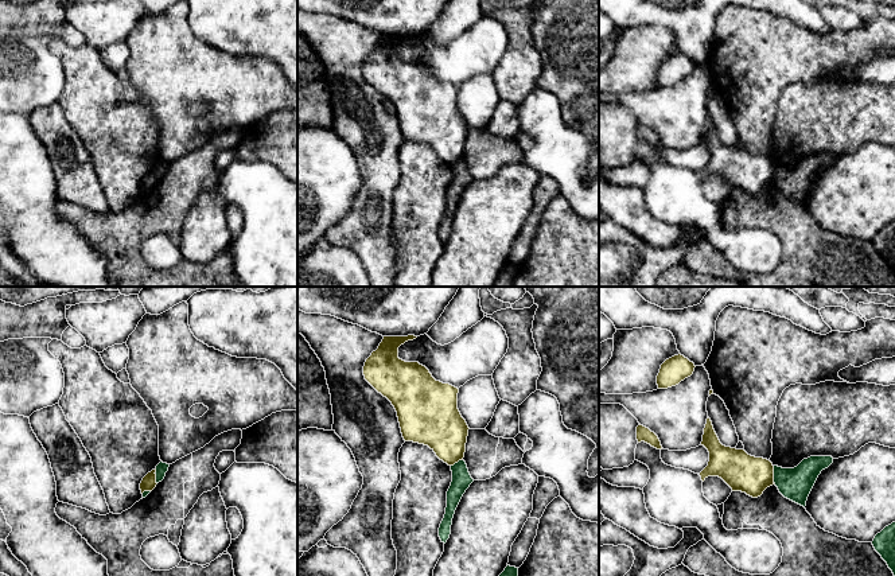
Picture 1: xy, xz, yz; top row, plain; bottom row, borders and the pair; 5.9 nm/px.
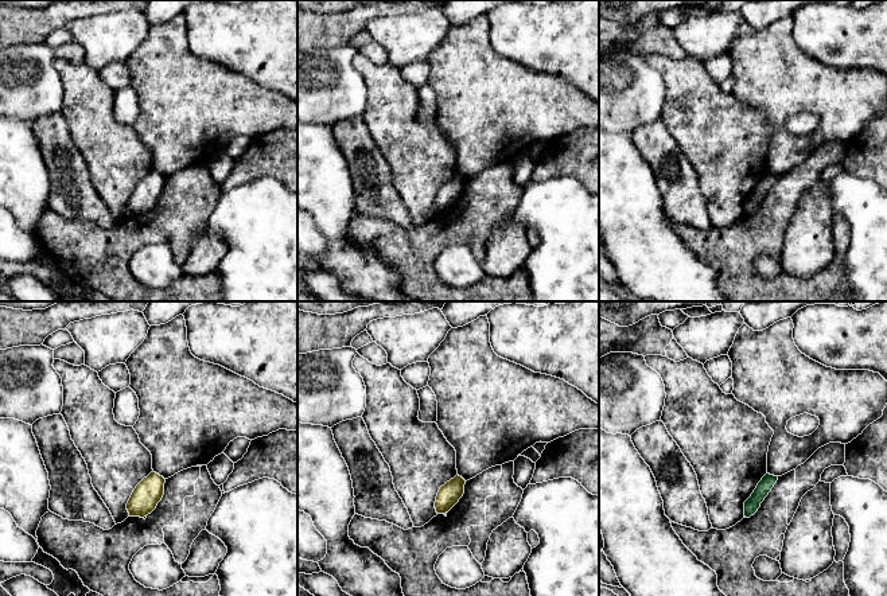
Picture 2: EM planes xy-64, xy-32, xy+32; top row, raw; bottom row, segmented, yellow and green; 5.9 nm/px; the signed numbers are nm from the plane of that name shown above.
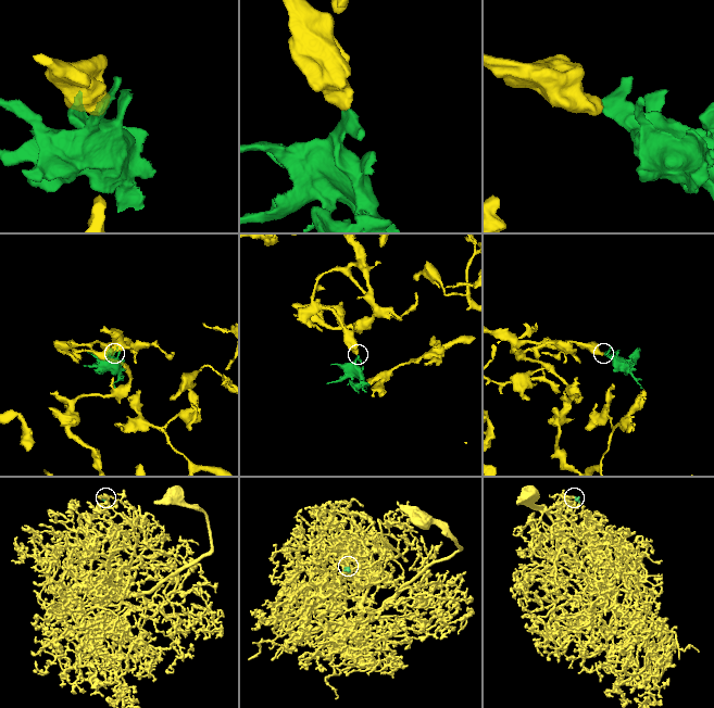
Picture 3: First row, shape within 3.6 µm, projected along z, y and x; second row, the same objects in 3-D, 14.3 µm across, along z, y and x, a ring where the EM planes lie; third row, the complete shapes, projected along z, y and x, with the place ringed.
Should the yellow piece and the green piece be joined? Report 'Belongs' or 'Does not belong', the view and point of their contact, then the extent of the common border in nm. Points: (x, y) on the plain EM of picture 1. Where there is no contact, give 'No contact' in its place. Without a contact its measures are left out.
Does not belong. Touches yellow at yz (773, 174). Shared border 110 nm

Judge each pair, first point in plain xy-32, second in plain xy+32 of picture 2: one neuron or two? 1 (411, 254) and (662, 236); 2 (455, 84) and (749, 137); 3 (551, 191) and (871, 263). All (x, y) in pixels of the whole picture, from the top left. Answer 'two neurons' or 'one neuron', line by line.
1: two neurons
2: two neurons
3: one neuron

